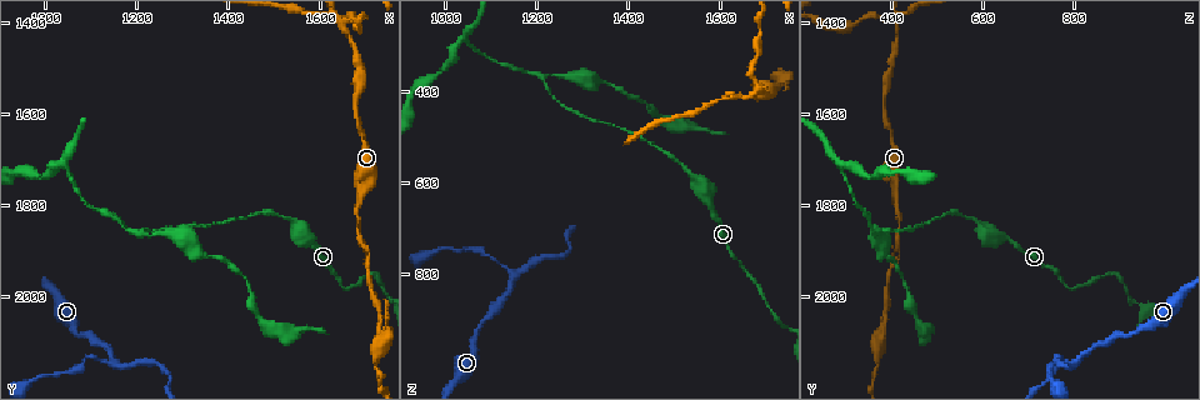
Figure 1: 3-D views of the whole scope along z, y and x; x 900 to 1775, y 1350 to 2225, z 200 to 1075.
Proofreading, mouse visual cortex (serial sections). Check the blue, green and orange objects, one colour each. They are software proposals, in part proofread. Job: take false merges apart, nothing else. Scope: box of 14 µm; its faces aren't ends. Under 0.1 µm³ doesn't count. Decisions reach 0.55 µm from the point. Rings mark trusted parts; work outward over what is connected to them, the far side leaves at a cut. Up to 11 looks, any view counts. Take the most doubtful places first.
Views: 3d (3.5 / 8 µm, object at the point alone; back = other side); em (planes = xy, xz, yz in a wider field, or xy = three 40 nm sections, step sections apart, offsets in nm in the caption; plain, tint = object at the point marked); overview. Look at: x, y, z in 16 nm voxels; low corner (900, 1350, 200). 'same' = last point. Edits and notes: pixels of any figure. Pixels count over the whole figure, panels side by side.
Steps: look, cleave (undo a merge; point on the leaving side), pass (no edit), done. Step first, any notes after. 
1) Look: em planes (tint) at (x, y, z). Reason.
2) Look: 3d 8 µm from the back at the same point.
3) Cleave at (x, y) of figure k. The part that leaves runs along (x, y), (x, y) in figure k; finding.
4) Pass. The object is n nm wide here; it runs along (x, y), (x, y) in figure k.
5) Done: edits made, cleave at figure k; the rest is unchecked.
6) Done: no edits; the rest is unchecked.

Look: 3d 8 µm at (1655, 1400, 420). Two arms at a narrow angle.

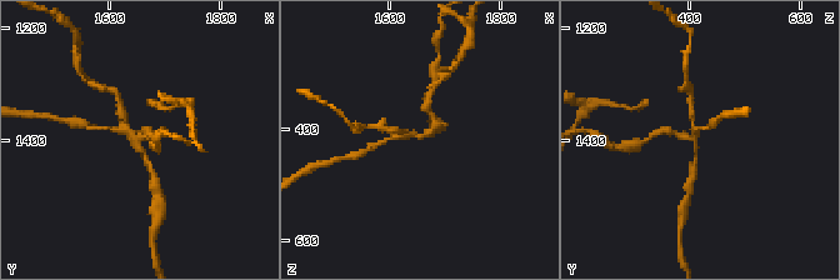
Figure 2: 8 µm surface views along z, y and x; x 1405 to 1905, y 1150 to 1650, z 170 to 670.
Look: 3d 3.5 µm at (1645, 1400, 415).

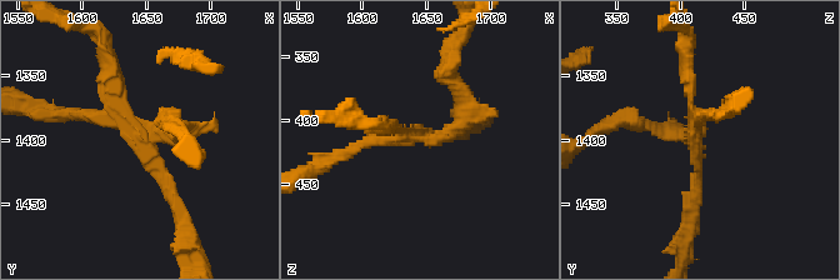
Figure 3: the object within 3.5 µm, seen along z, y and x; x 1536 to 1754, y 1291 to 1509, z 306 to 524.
Look: em xy step 5 (tint) at (1652, 1406, 414).

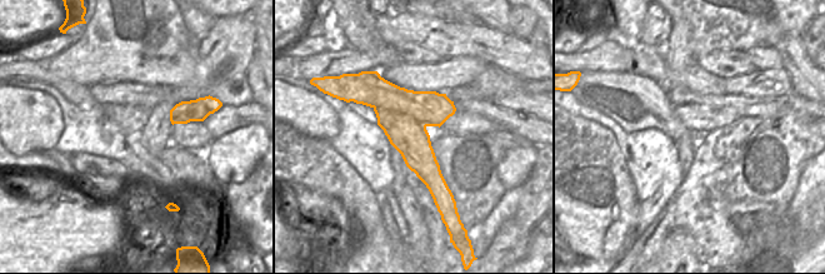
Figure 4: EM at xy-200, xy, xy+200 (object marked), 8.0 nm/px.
Cleave at (655, 129) of figure 3. 4 arms meet here; the part that leaves runs along (435, 138), (470, 113), (451, 49) in figure 3; a second cell is stuck on.

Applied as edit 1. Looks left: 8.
Look: overview. Redraw.

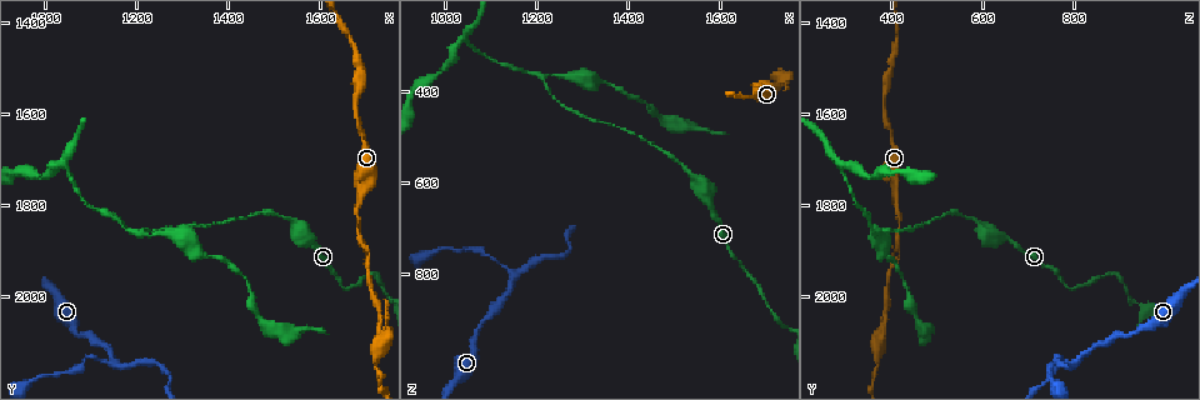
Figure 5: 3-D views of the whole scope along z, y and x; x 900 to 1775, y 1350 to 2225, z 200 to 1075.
Look: 3d 3.5 µm from the back at (1205, 1855, 365). Arms part here.

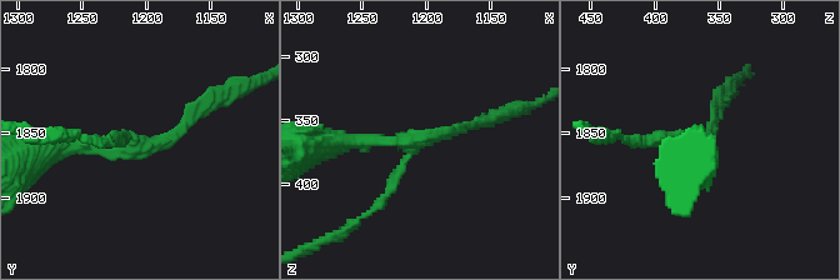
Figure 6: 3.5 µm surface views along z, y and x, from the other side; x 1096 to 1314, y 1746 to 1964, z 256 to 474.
Look: em xy step 1 (tint) at (1210, 1856, 370). 3 arms meet here; the arms are 150, 150, 200 nm wide.

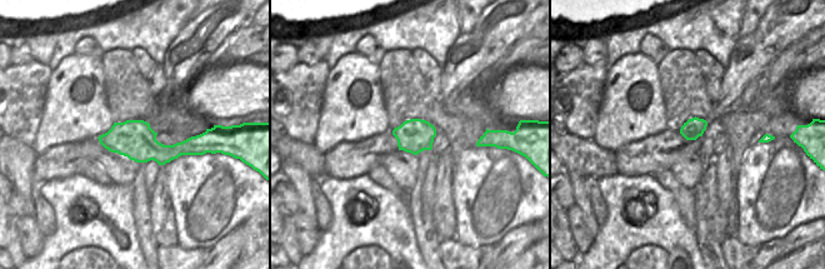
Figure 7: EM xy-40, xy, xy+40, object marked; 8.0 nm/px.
Pass. It runs along (366, 215), (413, 148), (331, 144) in figure 6; continuous, no second cell.

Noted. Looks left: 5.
Look: 3d 8 µm at (1040, 1710, 280). Abrupt turn.

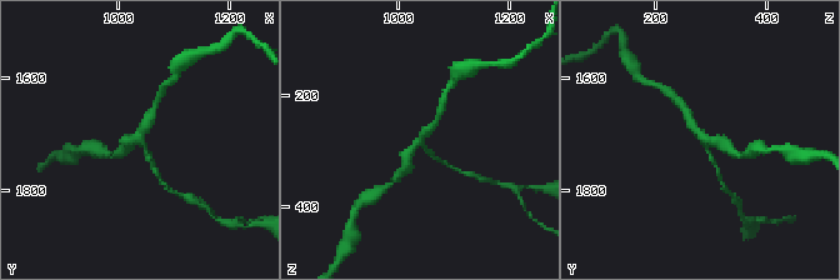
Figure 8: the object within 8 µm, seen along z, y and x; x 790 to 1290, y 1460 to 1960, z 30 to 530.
Look: em xy step 2 (tint) at (1045, 1705, 285). 3 arms meet here; the arms are 150, 300, 350 nm wide; need the tissue.

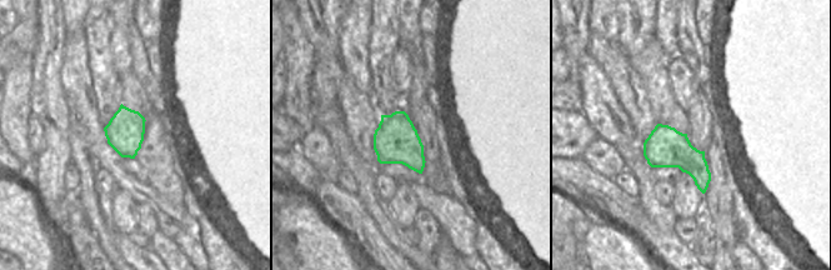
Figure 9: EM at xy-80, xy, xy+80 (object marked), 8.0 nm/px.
Pass. It runs along (156, 170), (141, 140), (124, 149) in figure 8; one cell here.

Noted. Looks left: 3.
Look: em planes (tint) at (1155, 2140, 800). Three arms meet.

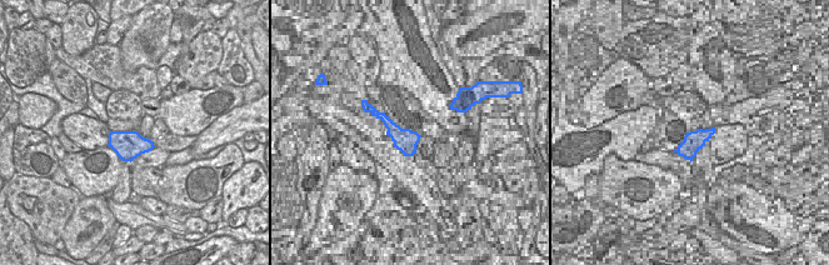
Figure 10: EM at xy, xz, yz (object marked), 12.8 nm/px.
Look: 3d 3.5 µm at the same point. Wider look.

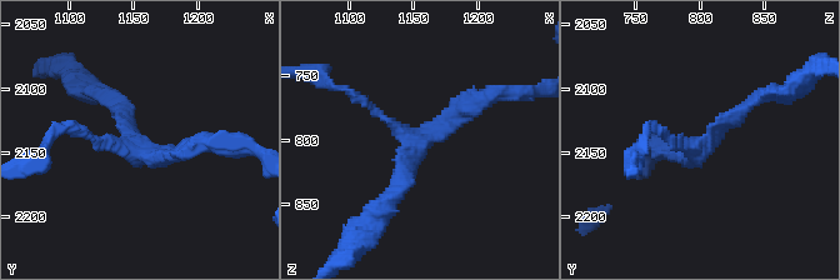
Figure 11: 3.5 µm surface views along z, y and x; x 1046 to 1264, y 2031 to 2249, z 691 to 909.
Pass. The object is 380 nm wide here; it runs along (386, 201), (414, 144), (349, 93) in figure 11; one cell here.

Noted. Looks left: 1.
Done: edits made, cleave at figure 3; the rest is unchecked.

